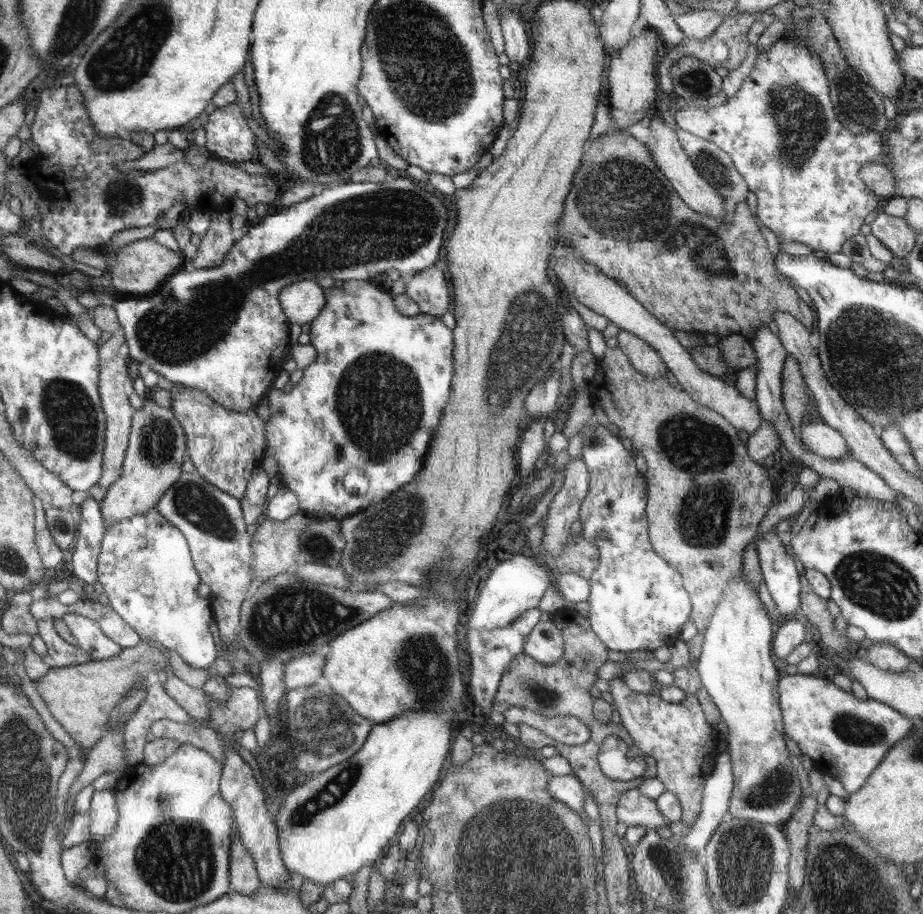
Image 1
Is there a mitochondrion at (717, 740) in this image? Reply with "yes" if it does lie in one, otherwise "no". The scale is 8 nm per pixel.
no

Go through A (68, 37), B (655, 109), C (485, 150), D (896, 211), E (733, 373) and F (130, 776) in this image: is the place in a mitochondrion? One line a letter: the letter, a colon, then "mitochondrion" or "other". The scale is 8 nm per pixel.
A: mitochondrion
B: other
C: other
D: other
E: other
F: other

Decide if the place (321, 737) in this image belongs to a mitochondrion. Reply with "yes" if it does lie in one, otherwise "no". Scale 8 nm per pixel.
yes

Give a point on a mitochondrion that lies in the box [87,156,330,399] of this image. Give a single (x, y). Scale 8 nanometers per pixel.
(121, 197)

